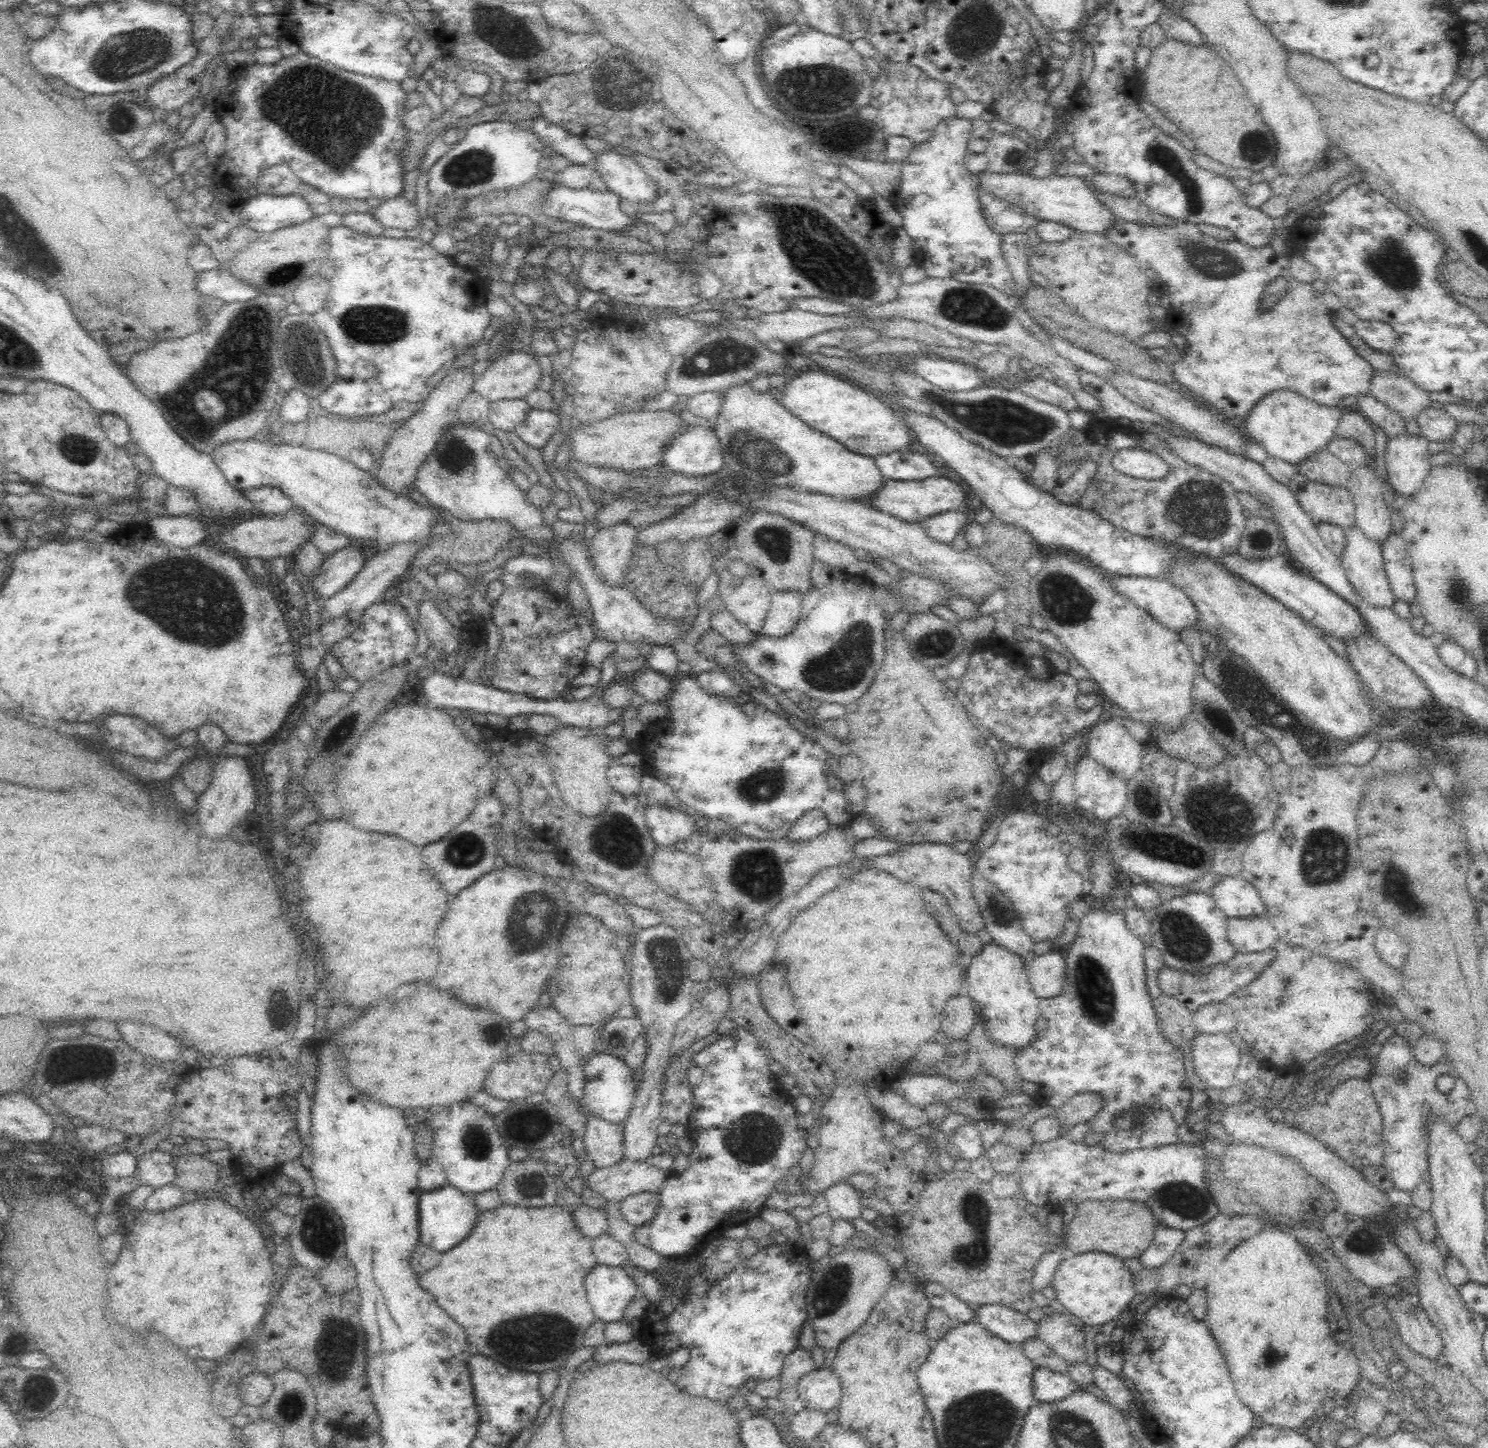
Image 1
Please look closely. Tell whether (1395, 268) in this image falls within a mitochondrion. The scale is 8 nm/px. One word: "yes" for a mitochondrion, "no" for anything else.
yes

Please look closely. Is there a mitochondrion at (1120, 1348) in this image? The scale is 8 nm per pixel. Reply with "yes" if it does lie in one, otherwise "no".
no

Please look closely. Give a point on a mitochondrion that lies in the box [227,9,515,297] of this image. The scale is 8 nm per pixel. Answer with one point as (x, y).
(331, 131)

